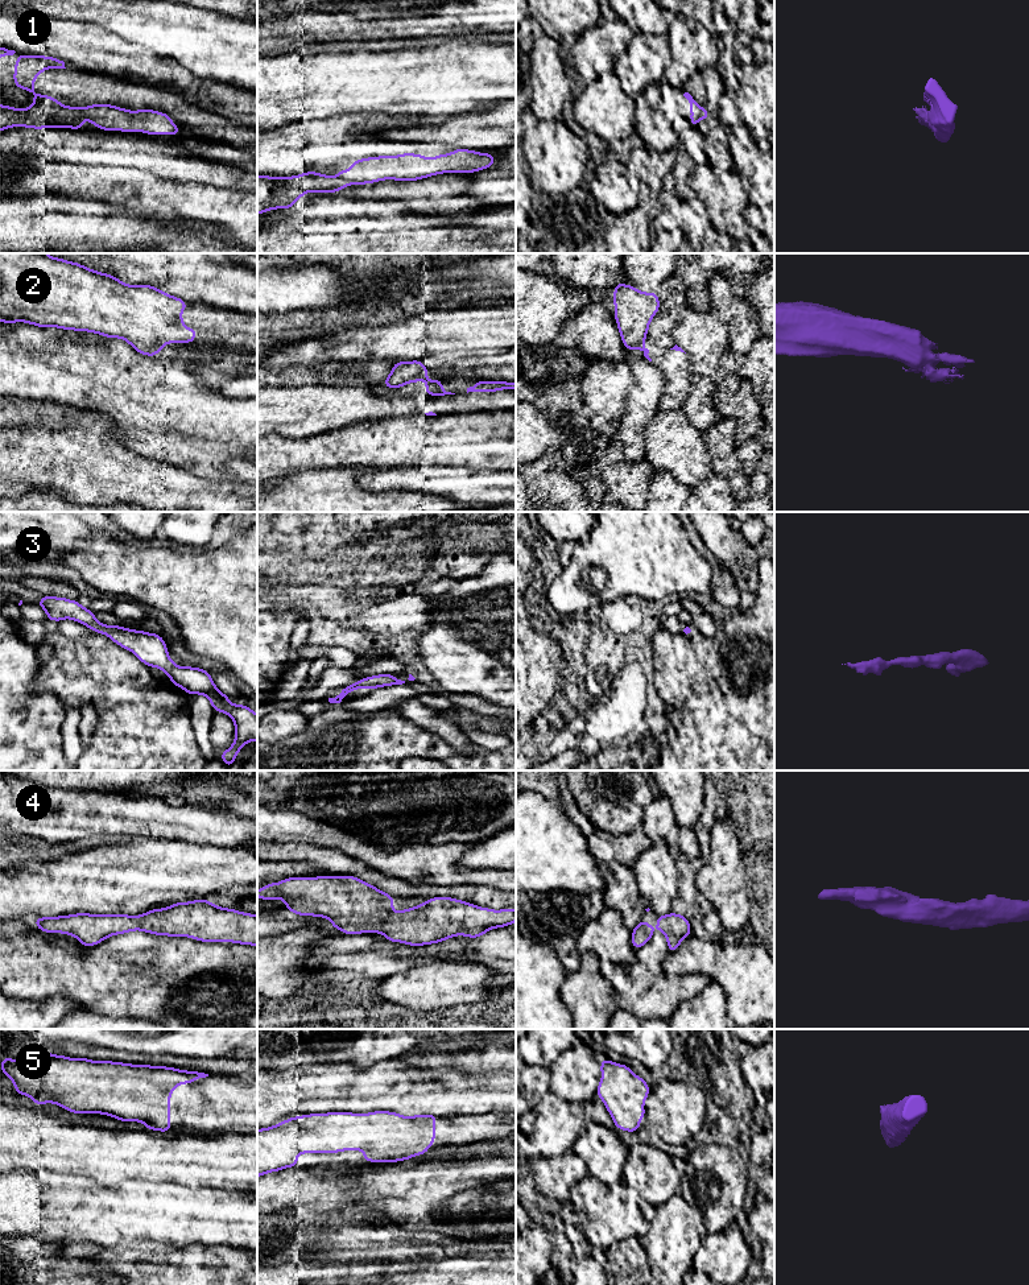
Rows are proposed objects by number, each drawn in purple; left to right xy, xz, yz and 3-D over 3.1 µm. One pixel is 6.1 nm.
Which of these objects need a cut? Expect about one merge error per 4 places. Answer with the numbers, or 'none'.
1, 2

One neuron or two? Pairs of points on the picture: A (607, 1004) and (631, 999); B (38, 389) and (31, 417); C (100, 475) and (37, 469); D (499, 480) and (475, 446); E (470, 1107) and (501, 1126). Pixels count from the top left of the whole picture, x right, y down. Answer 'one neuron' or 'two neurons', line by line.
A: two neurons
B: two neurons
C: one neuron
D: two neurons
E: two neurons

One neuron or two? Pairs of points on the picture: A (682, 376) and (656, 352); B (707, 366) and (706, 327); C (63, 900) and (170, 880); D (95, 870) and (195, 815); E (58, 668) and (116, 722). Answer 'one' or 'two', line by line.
A: one
B: one
C: one
D: two
E: one

